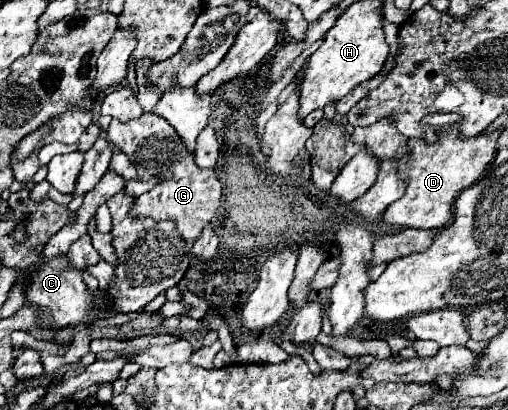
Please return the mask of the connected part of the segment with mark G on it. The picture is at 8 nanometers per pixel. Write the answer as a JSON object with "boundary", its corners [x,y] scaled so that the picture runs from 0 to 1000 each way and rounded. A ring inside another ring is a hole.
{"boundary":[[[280,278],[276,288],[248,302],[220,293],[209,327],[213,327],[213,341],[232,366],[240,366],[252,380],[268,380],[264,400],[280,439],[291,439],[295,429],[319,434],[319,444],[303,463],[268,483],[268,498],[256,512],[256,527],[343,537],[358,580],[378,595],[394,576],[398,551],[406,551],[417,537],[437,483],[437,454],[421,415],[390,410],[382,400],[382,385],[362,366],[358,341],[350,337],[346,317],[311,278]]]}

